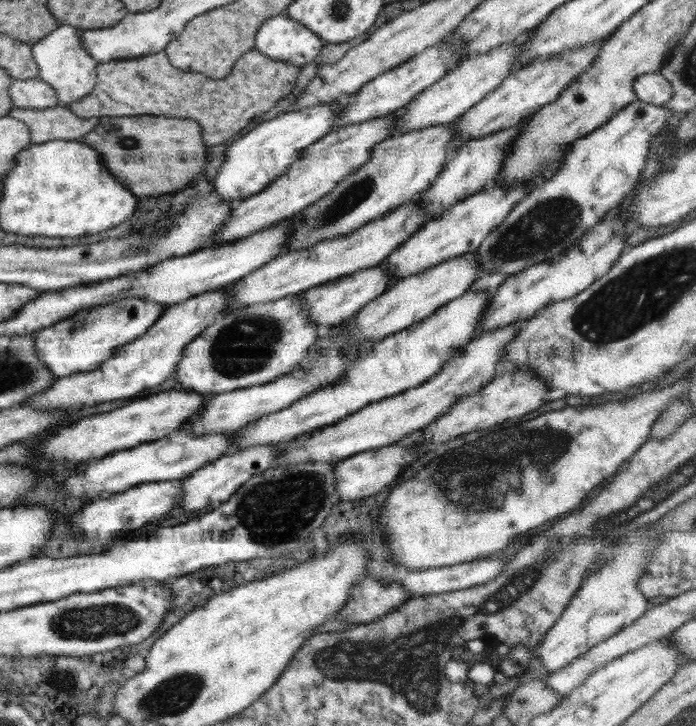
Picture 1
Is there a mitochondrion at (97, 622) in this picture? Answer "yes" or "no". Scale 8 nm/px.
yes

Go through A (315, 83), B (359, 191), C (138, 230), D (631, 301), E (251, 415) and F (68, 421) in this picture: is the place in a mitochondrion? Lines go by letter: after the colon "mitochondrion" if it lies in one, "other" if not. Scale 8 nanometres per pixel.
A: other
B: mitochondrion
C: other
D: mitochondrion
E: other
F: other

